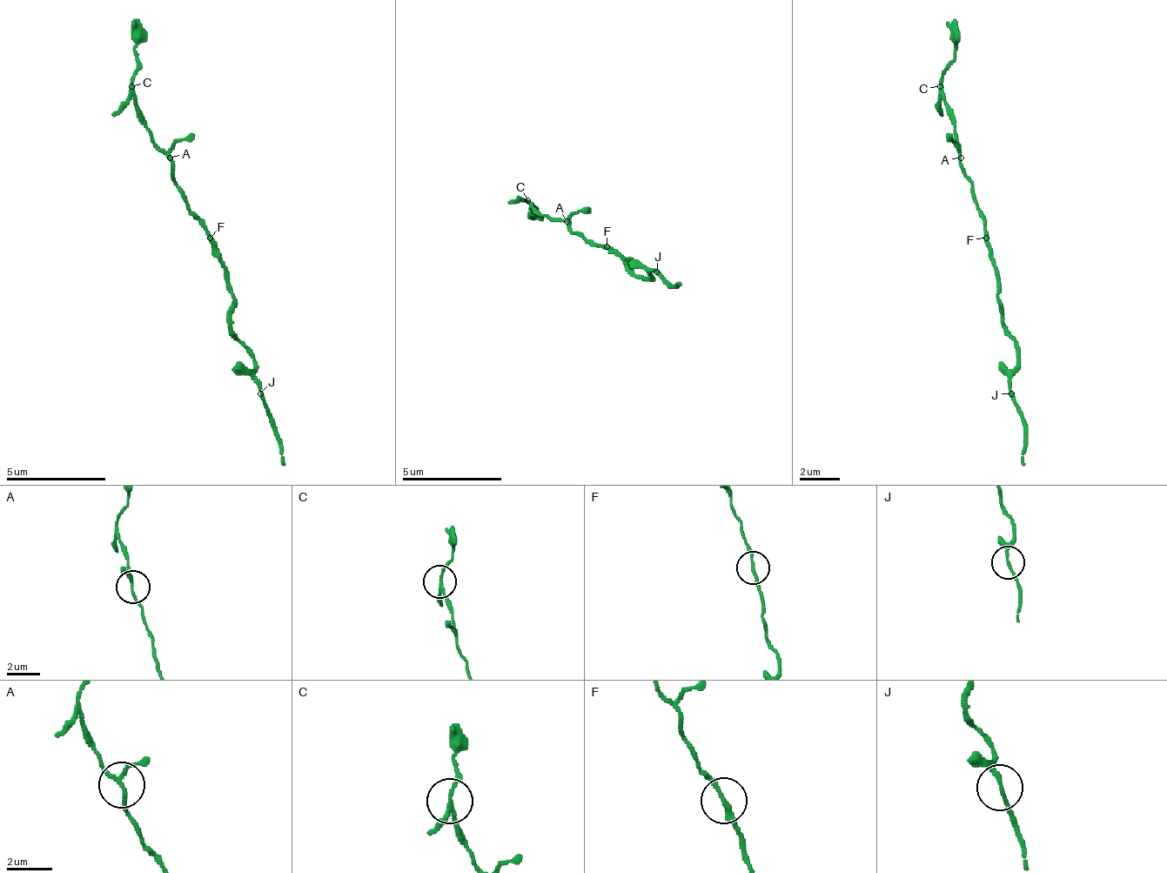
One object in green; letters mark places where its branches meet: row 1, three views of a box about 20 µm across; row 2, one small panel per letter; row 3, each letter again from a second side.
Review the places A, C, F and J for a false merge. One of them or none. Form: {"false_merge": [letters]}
{"false_merge": ["C"]}

